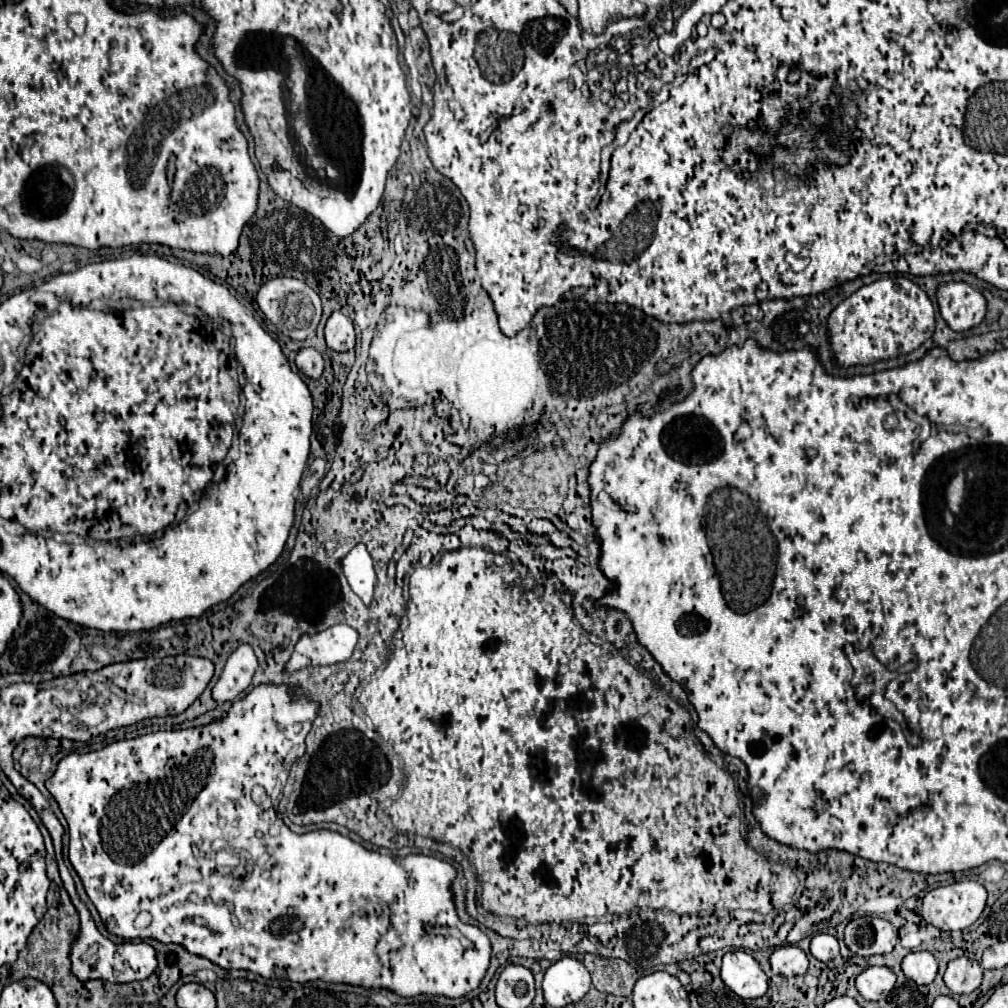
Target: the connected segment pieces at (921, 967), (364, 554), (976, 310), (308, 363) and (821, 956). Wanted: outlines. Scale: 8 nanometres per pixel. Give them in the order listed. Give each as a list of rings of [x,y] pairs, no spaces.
[[[911,952],[903,958],[901,970],[915,984],[931,984],[937,974],[937,960],[931,952]]]
[[[357,544],[345,558],[343,558],[343,572],[351,586],[351,590],[363,600],[365,606],[371,604],[377,582],[373,560],[365,548],[365,544]]]
[[[949,282],[939,286],[937,304],[943,320],[955,332],[977,328],[985,318],[985,298],[965,282]]]
[[[303,348],[295,356],[295,366],[309,378],[319,378],[323,374],[323,358],[315,348]]]
[[[815,934],[811,938],[811,954],[821,962],[833,960],[839,954],[837,938],[833,938],[829,934]]]

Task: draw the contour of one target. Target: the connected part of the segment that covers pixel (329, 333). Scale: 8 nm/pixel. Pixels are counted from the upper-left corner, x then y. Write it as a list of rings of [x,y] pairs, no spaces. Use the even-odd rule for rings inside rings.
[[[335,310],[325,324],[325,340],[327,346],[335,352],[349,352],[355,346],[355,330],[353,322],[339,310]]]

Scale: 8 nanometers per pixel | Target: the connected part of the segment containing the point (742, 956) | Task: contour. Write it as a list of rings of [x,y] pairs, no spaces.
[[[733,950],[723,956],[721,980],[739,998],[761,998],[767,992],[767,976],[753,956]]]

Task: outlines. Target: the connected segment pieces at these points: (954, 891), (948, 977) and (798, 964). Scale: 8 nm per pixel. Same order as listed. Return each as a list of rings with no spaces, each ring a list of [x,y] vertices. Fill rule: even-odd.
[[[961,880],[929,890],[923,896],[921,916],[939,930],[969,928],[983,912],[987,890],[977,880]]]
[[[965,956],[951,960],[943,974],[943,982],[957,996],[971,994],[973,990],[977,990],[981,986],[981,978],[983,978],[983,968],[979,966],[979,962],[969,960]]]
[[[779,946],[771,954],[771,970],[779,976],[797,976],[805,974],[809,960],[805,952],[797,946]]]

